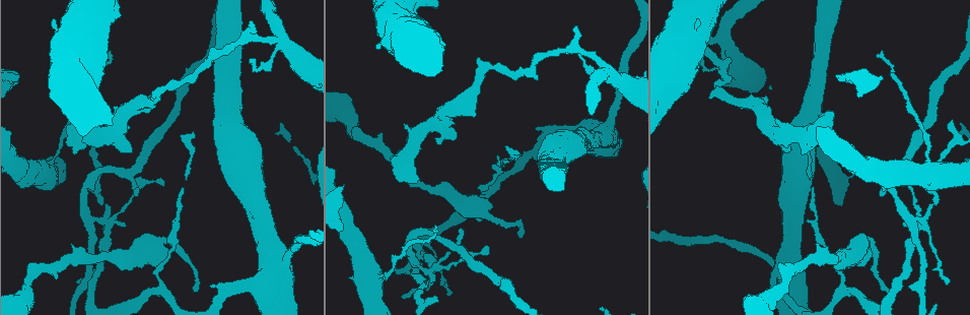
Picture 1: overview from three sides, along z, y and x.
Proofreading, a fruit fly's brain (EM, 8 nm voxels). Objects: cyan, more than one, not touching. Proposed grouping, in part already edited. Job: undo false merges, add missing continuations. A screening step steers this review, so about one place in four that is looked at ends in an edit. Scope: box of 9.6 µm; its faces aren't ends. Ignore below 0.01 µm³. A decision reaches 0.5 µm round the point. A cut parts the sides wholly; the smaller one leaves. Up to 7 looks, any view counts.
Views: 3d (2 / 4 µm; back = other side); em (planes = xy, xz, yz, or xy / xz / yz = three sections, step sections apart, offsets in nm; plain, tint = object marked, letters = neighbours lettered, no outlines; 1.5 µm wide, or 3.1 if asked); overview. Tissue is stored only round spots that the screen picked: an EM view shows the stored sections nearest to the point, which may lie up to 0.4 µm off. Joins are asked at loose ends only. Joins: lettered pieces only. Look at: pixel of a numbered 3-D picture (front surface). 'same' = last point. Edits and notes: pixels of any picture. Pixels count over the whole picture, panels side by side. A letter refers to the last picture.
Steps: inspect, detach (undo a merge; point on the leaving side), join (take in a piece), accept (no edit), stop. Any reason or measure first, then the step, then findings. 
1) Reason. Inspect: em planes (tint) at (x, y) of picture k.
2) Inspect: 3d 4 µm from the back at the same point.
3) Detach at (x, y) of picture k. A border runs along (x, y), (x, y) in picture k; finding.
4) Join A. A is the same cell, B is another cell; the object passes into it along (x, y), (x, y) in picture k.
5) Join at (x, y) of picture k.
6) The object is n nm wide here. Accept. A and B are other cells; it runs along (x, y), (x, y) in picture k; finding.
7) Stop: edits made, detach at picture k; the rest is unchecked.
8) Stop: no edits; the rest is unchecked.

Calibre changes. Inspect: em planes (letters) at (50, 161) of picture 1.

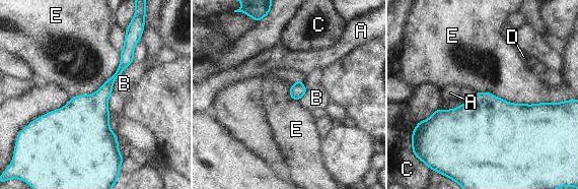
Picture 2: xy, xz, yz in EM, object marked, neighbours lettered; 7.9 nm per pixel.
Accept. A, B, C, D and E are other cells; a border runs along (476, 92), (510, 103), (554, 104) in picture 2; continuous, no second cell.

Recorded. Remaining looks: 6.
Inspect: 3d 2 µm at (250, 60) of picture 1.

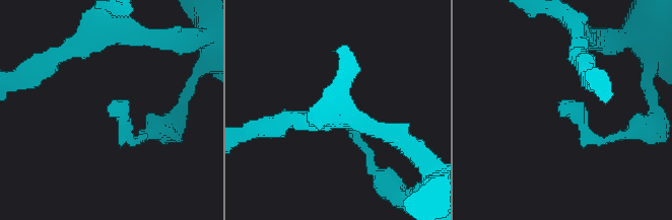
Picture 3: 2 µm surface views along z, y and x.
Inspect: em xz step 4 (plain) at (560, 111) of picture 3.

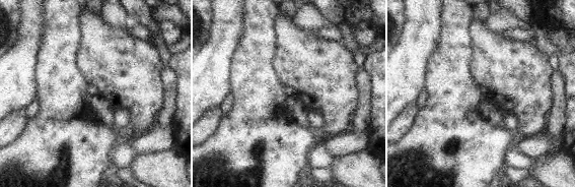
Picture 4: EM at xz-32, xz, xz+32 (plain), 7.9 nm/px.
What lies round it. Inspect: em xz step 4 (letters) at the same point.

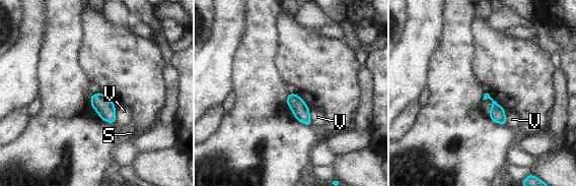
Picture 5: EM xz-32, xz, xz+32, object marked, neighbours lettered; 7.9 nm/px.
The longest contact is with V, 130 nm. Accept. S and V are other cells; a border runs along (117, 108), (115, 123) in picture 5; no lettered piece goes on from it.

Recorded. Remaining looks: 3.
Branch stops here. Inspect: em xz step 4 (letters) at (463, 229) of picture 1.

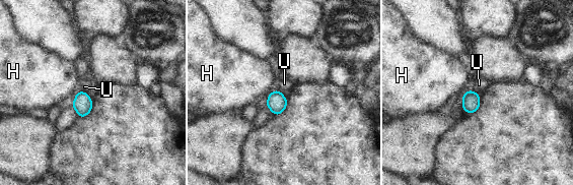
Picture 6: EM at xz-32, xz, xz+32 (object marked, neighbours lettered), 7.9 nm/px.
Accept. H and U are other cells; none of them fits.

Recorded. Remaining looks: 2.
Stop: no edits; the rest is unchecked.

